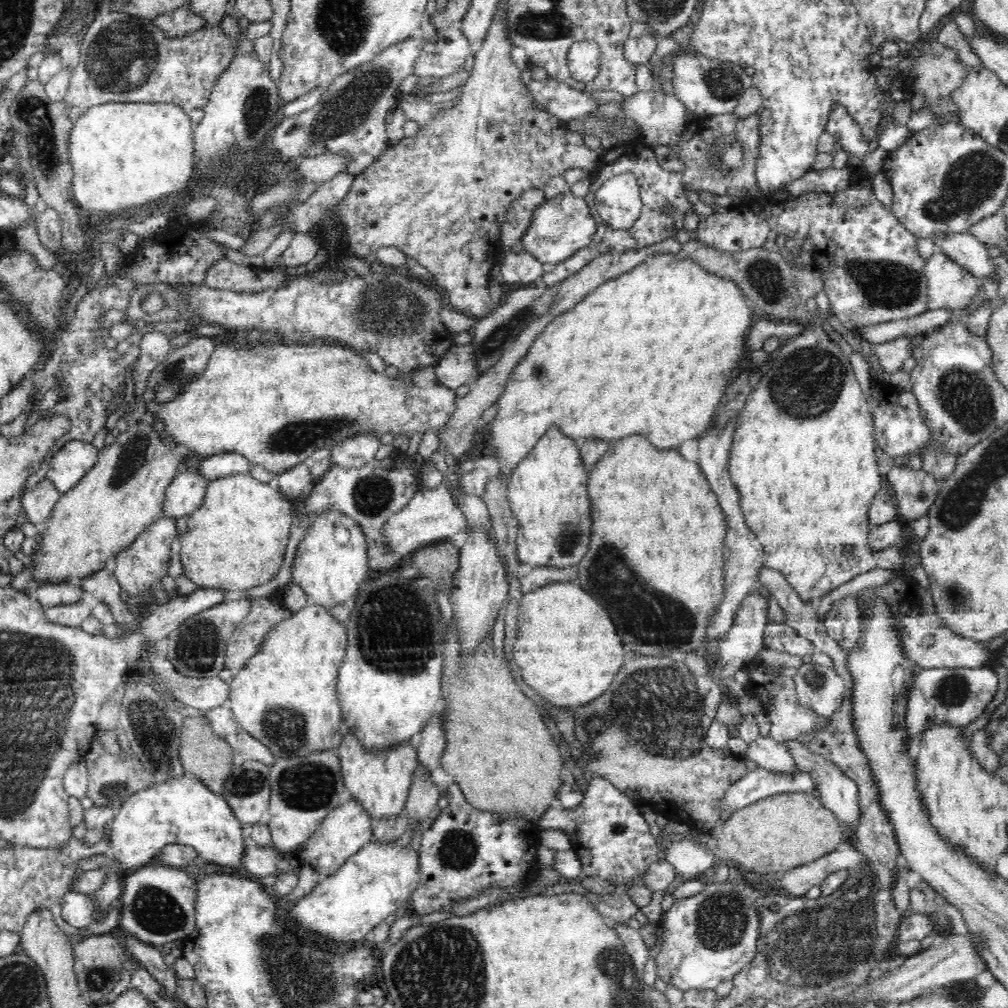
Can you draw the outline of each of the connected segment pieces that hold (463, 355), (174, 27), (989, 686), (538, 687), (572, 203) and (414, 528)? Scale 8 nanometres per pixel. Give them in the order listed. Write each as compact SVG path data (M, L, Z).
M452 344L447 356L435 366L435 377L444 387L457 390L474 379L475 365L469 344Z
M188 4L177 8L174 12L160 15L152 21L166 35L173 37L174 35L183 35L188 31L201 29L206 24L206 17L192 11L192 7Z
M986 666L980 668L925 668L918 670L914 676L913 690L909 697L908 707L908 742L915 737L932 721L948 721L952 725L966 725L974 722L984 710L992 704L998 692L998 675L996 670Z
M556 582L520 600L512 658L534 693L559 709L588 704L602 696L624 666L624 644L610 614L582 588Z
M572 190L558 194L551 200L544 199L534 210L530 226L524 231L518 243L542 264L558 264L570 258L577 250L592 244L597 228L588 214L586 201Z
M446 478L436 488L423 487L422 490L418 490L406 508L396 512L394 517L384 524L384 535L388 539L388 545L392 547L393 555L406 554L439 541L450 541L454 534L470 533L472 530L466 515L456 503L452 487Z

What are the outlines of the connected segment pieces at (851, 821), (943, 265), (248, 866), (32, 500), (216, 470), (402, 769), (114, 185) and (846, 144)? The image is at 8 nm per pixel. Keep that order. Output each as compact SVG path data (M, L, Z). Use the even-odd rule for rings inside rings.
M788 741L785 743L788 746L791 757L794 759L795 766L798 769L812 771L812 777L816 781L814 792L822 799L824 806L834 812L847 832L858 830L858 826L862 822L862 815L860 815L862 814L862 809L860 809L860 789L858 789L856 782L848 778L834 762L810 751L804 743L800 743L800 741Z
M939 250L935 251L927 259L924 270L928 285L928 308L938 310L940 308L951 312L951 314L960 314L964 312L972 302L976 302L980 294L980 278L968 272L964 267L950 260L948 256L942 254Z
M243 825L244 850L241 858L241 867L249 876L264 877L279 874L276 866L280 857L273 845L260 846L251 837L250 826Z
M46 478L39 480L34 490L25 490L22 493L24 513L32 524L42 524L51 517L53 506L60 498L61 492L54 486L54 483Z
M222 453L205 457L199 464L197 471L209 481L213 481L229 474L249 472L250 461L238 453Z
M345 729L344 738L338 747L344 784L350 791L350 796L358 799L372 815L375 828L373 840L384 843L395 841L410 826L410 817L404 810L412 784L412 774L419 763L418 746L417 738L410 738L389 747L368 749L360 742L356 733Z
M106 102L86 108L69 137L76 205L117 214L180 192L195 172L193 132L188 114L174 102Z
M834 102L826 130L834 136L838 147L848 154L863 158L873 144L864 135L860 123L849 114L842 102Z

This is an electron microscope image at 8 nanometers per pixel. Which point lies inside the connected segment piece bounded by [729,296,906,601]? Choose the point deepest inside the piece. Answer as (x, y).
(815, 430)

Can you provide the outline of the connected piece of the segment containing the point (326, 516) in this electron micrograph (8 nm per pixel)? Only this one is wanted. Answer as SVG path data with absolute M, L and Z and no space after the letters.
M336 507L322 509L310 522L299 542L292 563L293 581L311 598L312 603L332 608L348 598L356 598L364 581L370 578L368 541L362 525Z

